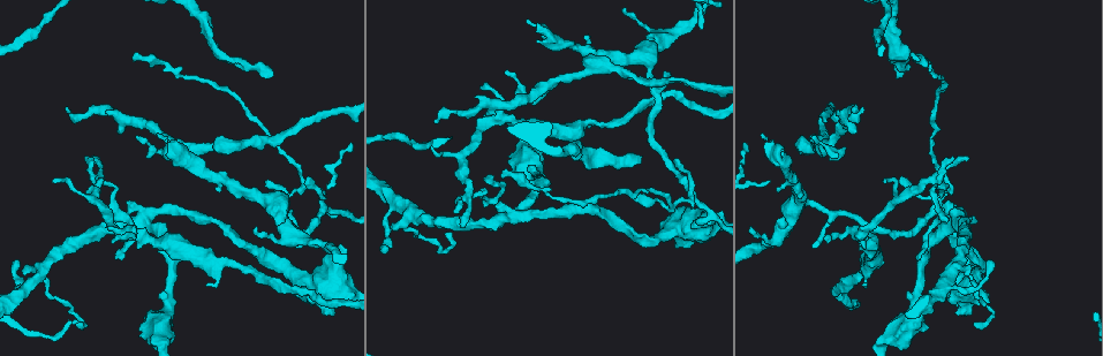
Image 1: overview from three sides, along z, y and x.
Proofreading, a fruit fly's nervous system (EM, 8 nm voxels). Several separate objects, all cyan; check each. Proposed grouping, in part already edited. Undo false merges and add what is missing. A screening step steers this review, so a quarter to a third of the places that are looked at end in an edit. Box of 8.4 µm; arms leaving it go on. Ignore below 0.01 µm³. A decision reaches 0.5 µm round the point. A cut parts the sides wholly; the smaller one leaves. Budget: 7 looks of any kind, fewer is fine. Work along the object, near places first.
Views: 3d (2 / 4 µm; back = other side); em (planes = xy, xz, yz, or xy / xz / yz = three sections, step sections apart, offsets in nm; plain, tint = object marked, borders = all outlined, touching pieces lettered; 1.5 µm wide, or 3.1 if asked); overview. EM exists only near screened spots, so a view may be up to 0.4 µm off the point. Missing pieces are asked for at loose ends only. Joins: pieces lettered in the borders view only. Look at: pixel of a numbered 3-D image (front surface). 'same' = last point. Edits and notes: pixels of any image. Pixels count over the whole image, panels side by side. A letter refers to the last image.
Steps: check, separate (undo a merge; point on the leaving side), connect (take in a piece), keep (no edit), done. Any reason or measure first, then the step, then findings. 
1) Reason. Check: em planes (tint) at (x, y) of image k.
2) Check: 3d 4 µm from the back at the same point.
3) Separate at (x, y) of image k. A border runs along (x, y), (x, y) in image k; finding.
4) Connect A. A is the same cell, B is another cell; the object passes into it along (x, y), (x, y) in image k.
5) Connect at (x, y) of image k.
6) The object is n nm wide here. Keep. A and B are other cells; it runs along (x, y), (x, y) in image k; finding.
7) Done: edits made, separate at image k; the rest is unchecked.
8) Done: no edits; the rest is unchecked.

Long arm stops here. Check: 3d 2 µm at (435, 121) of image 1.

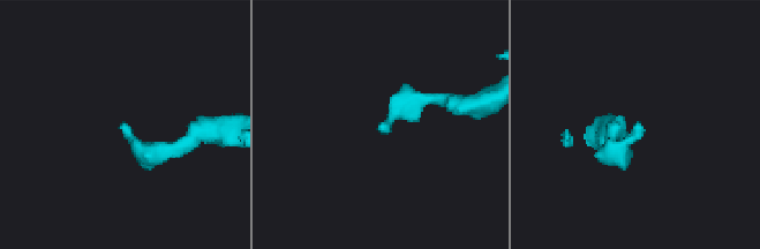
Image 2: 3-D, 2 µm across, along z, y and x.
Shape alone is not enough. Check: em planes (borders) at (384, 132) of image 2.

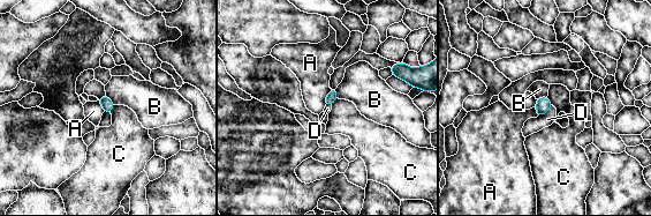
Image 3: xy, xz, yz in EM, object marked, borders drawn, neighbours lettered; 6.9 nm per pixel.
The longest contact is with D, 140 nm. Keep. A, B, C and D are other cells; a border runs along (552, 105), (545, 113), (537, 117) in image 3; no lettered piece goes on from it.

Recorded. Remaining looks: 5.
Check: 3d 2 µm at (897, 74) of image 1.

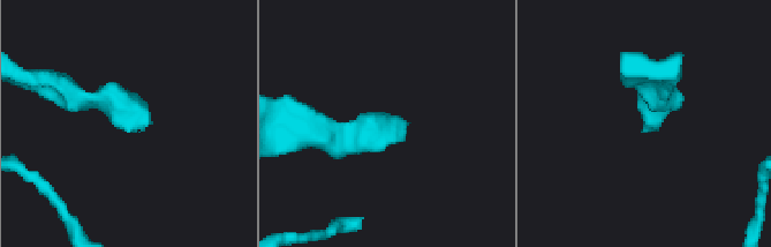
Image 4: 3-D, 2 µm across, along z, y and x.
Need the tissue. Check: em xy step 4 (tint) at (143, 126) of image 4.

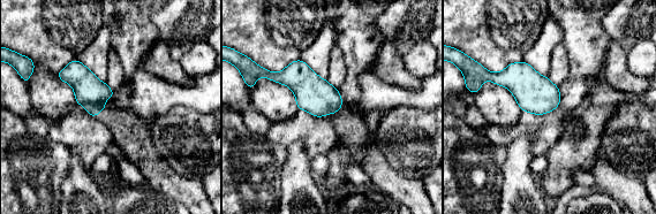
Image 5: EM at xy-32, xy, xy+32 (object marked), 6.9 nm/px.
Another direction. Check: em planes (borders) at the same point.

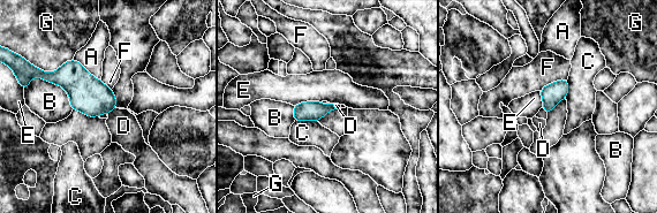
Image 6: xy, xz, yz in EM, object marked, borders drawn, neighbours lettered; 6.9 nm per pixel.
Connect D. D is the same cell, A, B, C, E, F and G are other cells; the object passes into it along (88, 94), (111, 111), (123, 126) in image 6; the cell continues.

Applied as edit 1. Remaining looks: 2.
Check: 3d 2 µm at (776, 189) of image 1.

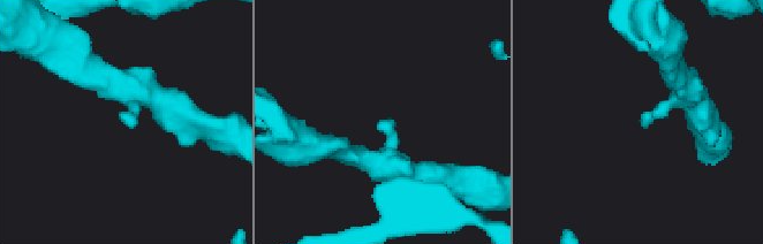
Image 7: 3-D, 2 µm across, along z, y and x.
Check: em planes (borders) at (392, 121) of image 7.

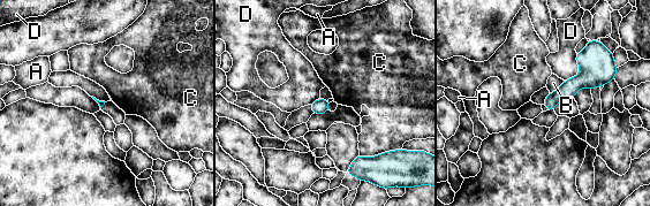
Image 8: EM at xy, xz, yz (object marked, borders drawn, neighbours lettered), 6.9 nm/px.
The longest contact is with D, 220 nm. Keep. A, B, C and D are other cells; a border runs along (576, 53), (579, 73), (565, 81) in image 8; none of them fits.

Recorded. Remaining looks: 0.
Done: edits made, connect at image 6; the rest is unchecked.

